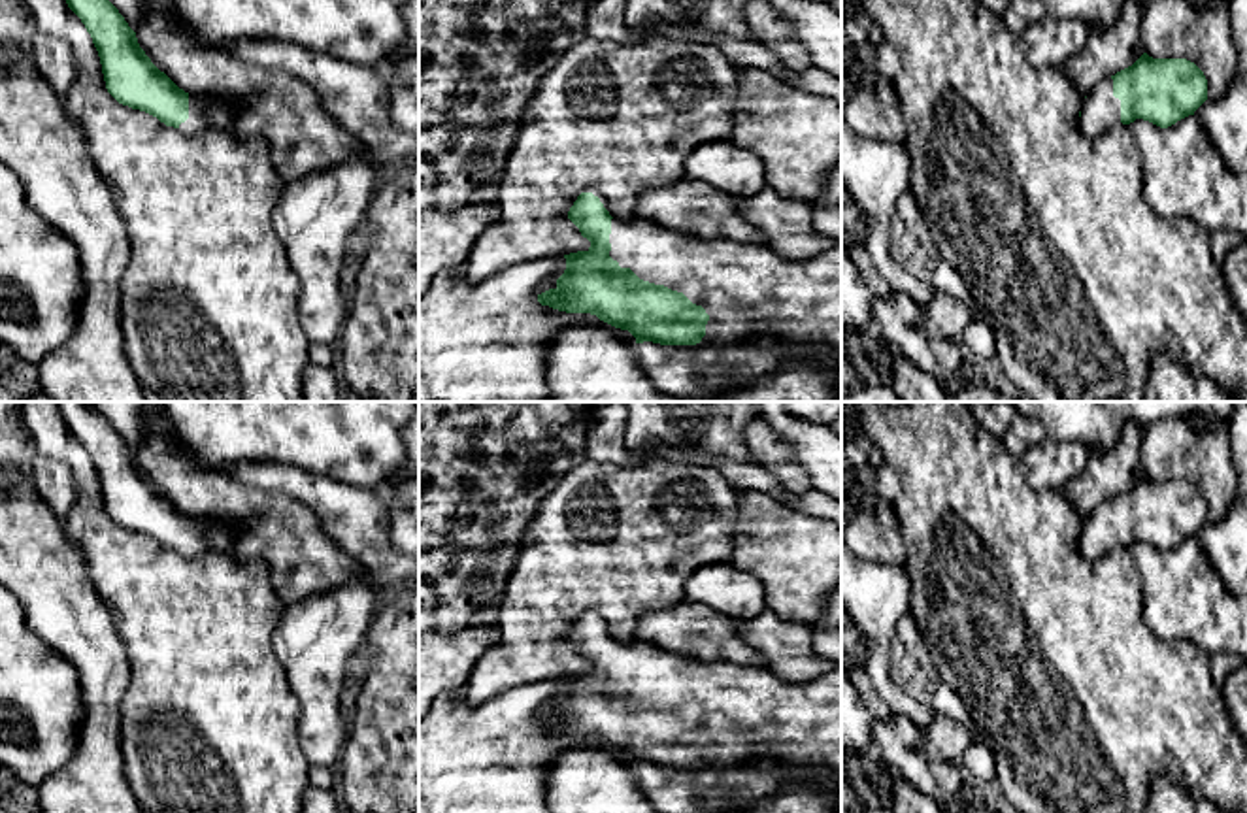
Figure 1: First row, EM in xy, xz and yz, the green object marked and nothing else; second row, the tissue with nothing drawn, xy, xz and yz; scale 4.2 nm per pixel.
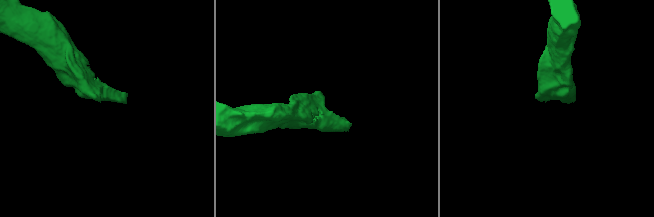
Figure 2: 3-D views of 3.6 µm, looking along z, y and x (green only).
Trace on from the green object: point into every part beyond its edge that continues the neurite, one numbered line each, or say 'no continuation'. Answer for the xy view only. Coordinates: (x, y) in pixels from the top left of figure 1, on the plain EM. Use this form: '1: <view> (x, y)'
1: xy (204, 536)

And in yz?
1: yz (1100, 532)

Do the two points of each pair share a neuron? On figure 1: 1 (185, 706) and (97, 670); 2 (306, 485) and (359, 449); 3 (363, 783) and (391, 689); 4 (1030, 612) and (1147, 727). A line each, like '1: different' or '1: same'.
1: different
2: different
3: same
4: same

